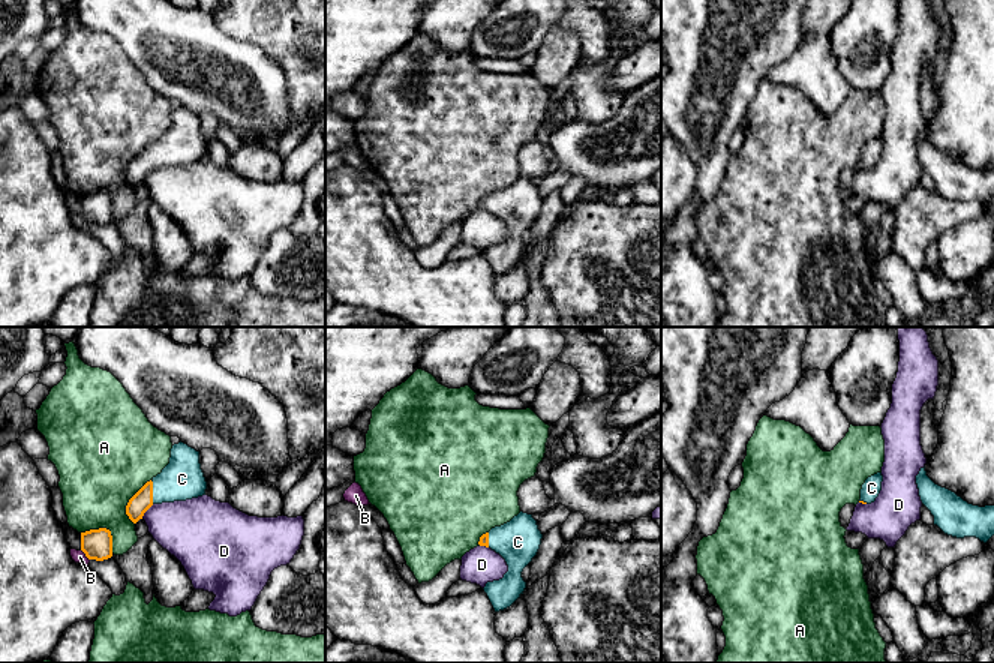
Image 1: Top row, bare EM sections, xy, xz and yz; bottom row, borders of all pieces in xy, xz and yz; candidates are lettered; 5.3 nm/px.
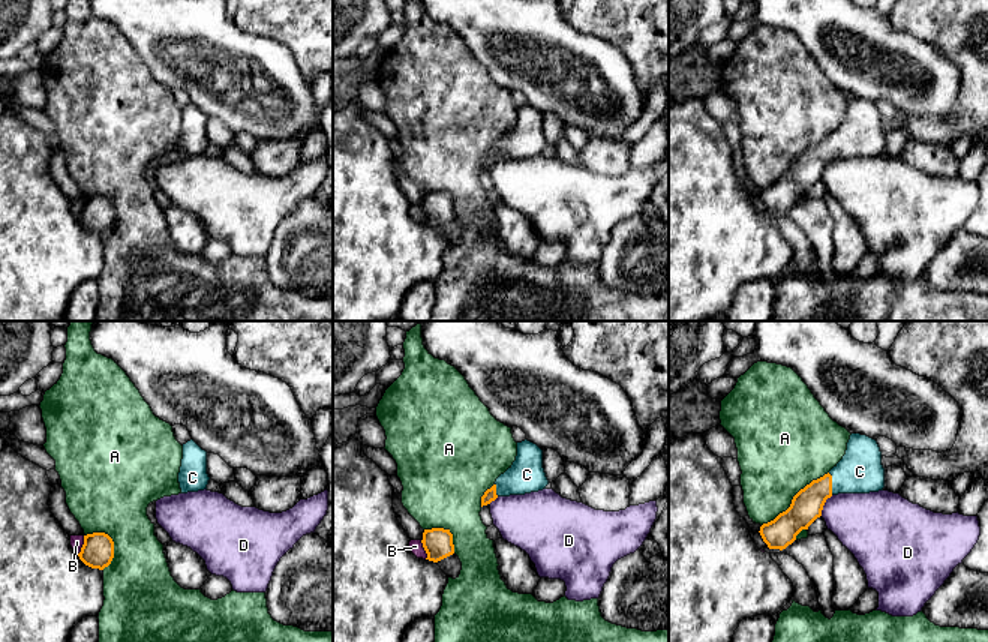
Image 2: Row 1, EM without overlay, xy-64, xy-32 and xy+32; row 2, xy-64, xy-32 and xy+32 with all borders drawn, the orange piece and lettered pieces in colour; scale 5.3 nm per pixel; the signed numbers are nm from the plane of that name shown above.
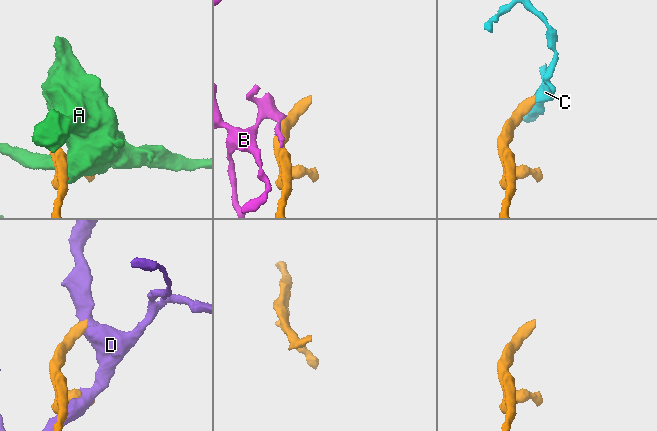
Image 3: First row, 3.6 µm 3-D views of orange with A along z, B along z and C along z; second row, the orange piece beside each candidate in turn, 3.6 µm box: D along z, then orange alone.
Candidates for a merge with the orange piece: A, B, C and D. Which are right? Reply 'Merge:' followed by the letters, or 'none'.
Merge: C

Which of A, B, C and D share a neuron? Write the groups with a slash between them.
A / B / C / D

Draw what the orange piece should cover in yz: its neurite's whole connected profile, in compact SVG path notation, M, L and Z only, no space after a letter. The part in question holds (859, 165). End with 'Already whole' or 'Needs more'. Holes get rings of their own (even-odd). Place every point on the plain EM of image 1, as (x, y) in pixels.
M882 136L868 141L862 148L859 166L862 168L874 166L882 154L882 146L883 146Z. Needs more

